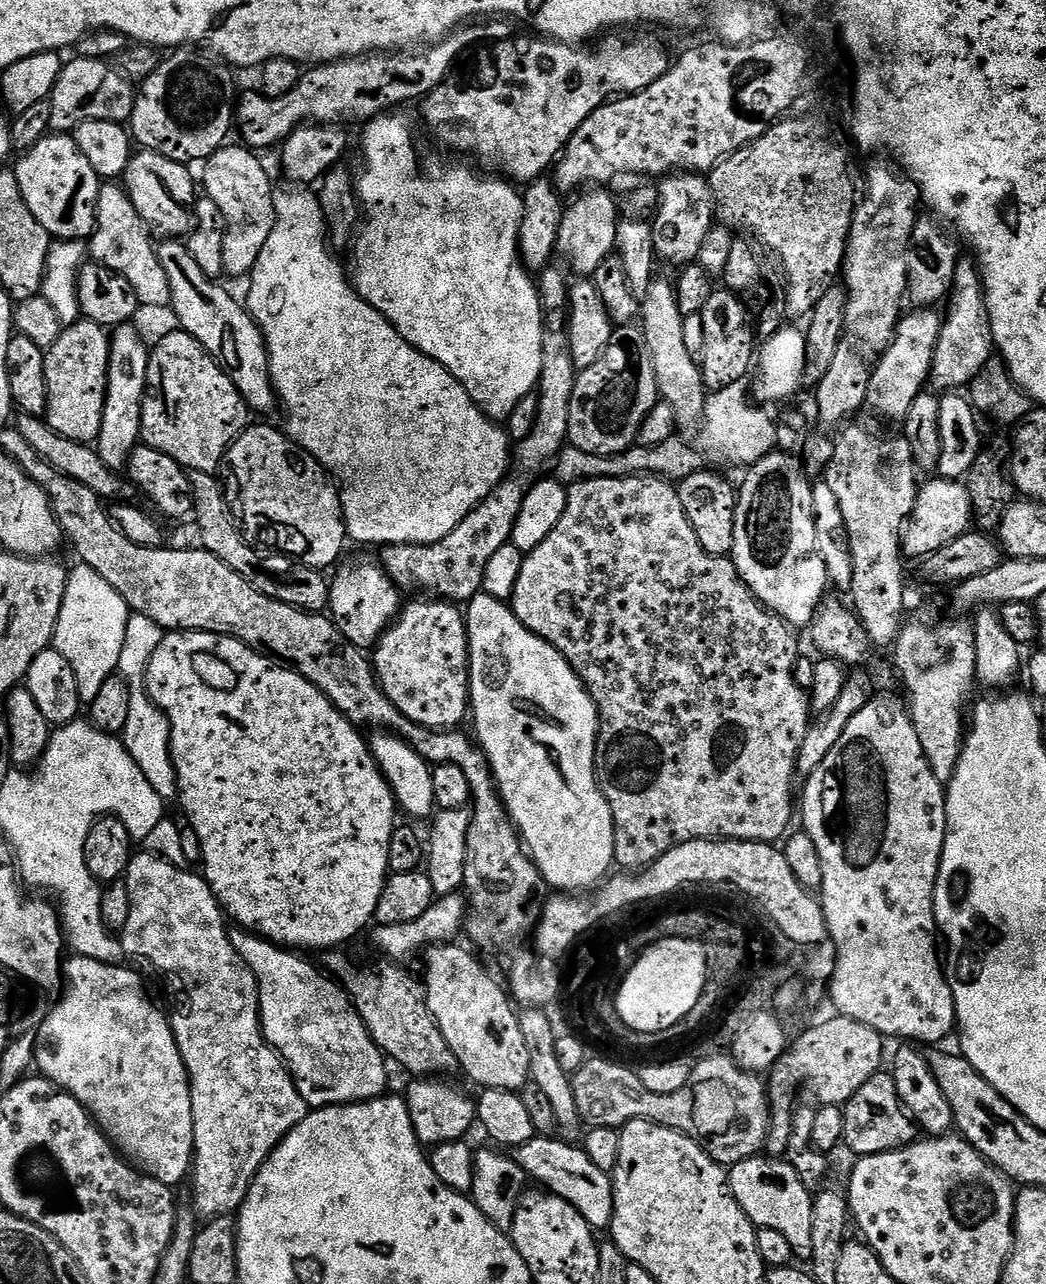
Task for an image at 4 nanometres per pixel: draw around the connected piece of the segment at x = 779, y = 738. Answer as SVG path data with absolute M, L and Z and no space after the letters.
M651 474L599 476L589 480L575 481L568 488L566 510L562 514L562 518L558 518L558 526L554 526L554 530L550 530L550 534L534 551L525 555L521 574L518 575L517 585L514 586L510 599L510 607L512 613L520 619L524 628L530 629L535 636L542 638L547 644L554 646L562 653L566 658L566 662L576 671L578 678L584 683L584 688L592 696L592 701L596 703L596 709L600 715L600 730L596 733L596 778L600 781L600 789L610 806L610 814L614 822L614 834L616 835L616 864L619 867L624 867L621 869L635 874L649 868L654 862L658 862L658 858L662 858L662 854L666 854L674 846L691 840L727 838L730 840L753 840L759 844L772 844L785 839L786 833L793 827L793 825L791 826L792 780L797 779L796 759L798 758L798 750L802 750L802 742L806 738L810 727L810 719L808 720L808 716L810 717L810 696L805 689L798 686L798 682L795 680L796 659L802 652L799 642L796 641L797 633L782 617L777 616L771 610L766 610L764 605L756 599L756 595L749 590L746 582L738 574L736 564L732 559L724 554L708 552L701 546L698 542L698 534L694 534L694 526L690 526L690 522L686 518L686 510L682 510L682 498L677 485L673 481Z

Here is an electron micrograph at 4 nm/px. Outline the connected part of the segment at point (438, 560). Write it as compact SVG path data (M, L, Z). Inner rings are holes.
M549 266L538 276L538 291L544 310L542 374L536 396L538 410L532 432L514 448L515 459L516 456L520 459L520 472L513 471L505 478L492 491L492 495L484 499L473 512L466 514L464 521L450 534L422 544L390 544L381 551L384 553L378 556L378 560L384 573L405 593L435 594L439 599L449 602L467 602L479 594L490 558L511 541L514 522L522 510L524 493L528 491L534 478L543 473L540 471L552 459L553 463L568 444L570 398L574 398L574 382L578 369L570 354L568 337L570 280L564 277L563 267L556 267Z

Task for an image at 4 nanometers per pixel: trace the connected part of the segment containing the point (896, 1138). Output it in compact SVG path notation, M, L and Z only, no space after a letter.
M881 1070L854 1094L843 1105L844 1109L844 1143L845 1149L853 1152L853 1157L859 1158L870 1154L886 1154L890 1150L905 1148L915 1144L918 1139L918 1125L912 1119L911 1112L904 1107L898 1094L898 1086L887 1071Z

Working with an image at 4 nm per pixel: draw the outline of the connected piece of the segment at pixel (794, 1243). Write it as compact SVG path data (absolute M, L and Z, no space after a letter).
M757 1154L731 1165L727 1169L726 1175L728 1177L728 1188L731 1190L733 1198L738 1202L738 1206L742 1206L744 1213L752 1219L757 1228L778 1230L778 1234L783 1234L786 1242L790 1242L793 1257L811 1257L813 1247L811 1228L812 1219L814 1218L814 1210L812 1209L813 1193L802 1182L798 1170L794 1170L794 1166L788 1164L787 1159L767 1154Z

